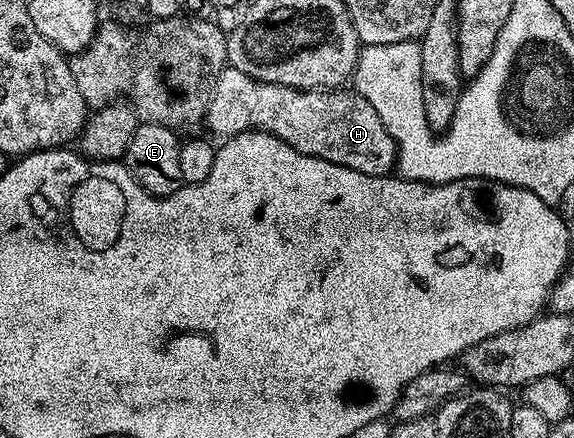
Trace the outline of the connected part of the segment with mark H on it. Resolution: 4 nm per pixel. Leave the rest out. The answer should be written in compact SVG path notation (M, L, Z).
M231 66L224 69L212 87L212 97L208 99L206 125L213 137L227 138L240 132L268 132L271 136L285 140L294 150L307 156L317 156L326 162L346 166L371 176L386 176L396 168L396 142L384 128L378 110L366 102L355 90L321 90L318 88L291 88L281 84L267 84L261 80L242 74L242 70Z

